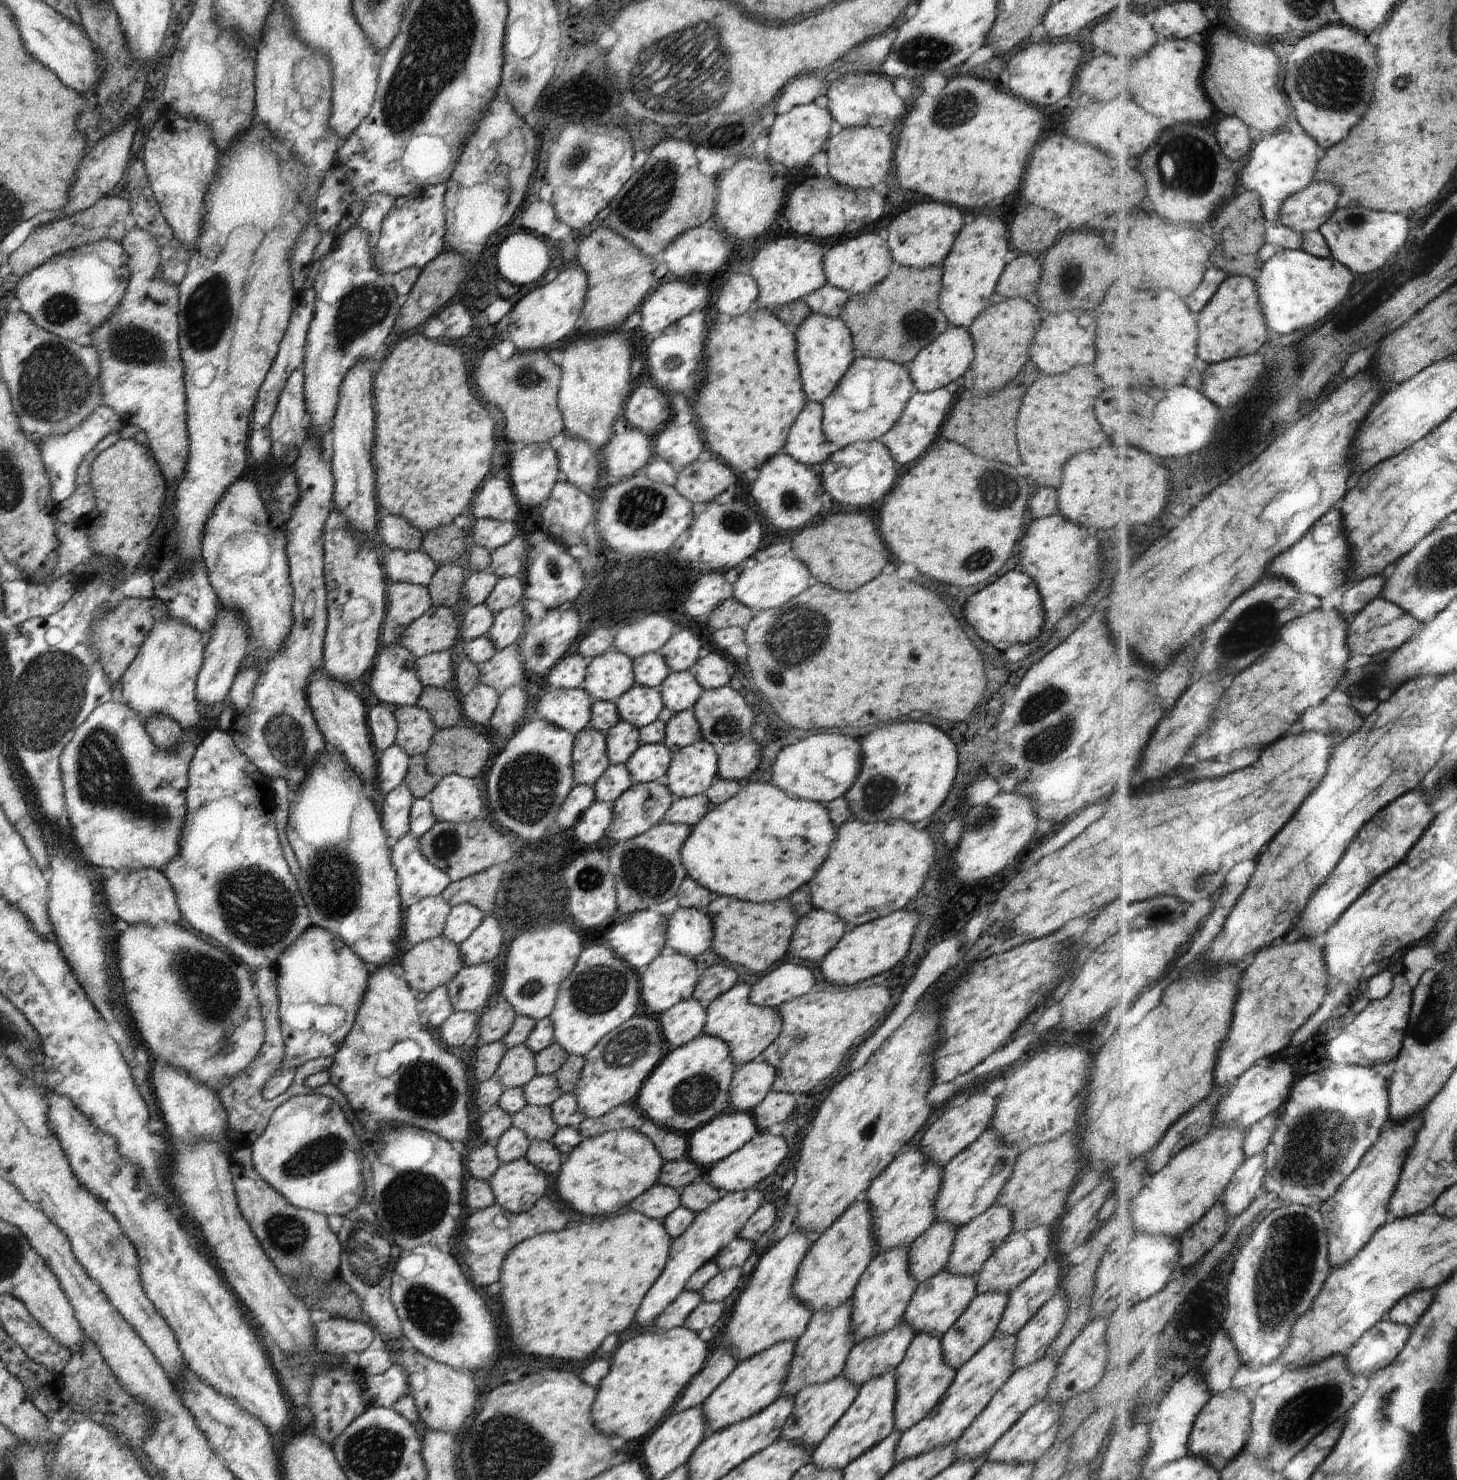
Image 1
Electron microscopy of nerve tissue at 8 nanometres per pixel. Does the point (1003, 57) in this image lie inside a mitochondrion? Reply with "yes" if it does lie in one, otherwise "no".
no

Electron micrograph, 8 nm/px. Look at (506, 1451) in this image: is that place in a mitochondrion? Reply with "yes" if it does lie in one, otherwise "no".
yes

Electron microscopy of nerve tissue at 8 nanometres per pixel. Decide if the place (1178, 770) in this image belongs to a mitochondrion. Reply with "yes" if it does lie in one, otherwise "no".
no

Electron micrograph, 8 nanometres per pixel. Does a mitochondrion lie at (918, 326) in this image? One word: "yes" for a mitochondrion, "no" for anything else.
yes

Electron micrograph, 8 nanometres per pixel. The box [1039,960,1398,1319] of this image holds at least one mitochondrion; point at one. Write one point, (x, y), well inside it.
(1323, 1135)

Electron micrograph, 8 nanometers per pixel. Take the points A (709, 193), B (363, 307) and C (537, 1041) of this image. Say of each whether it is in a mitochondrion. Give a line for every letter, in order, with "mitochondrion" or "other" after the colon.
A: other
B: mitochondrion
C: other

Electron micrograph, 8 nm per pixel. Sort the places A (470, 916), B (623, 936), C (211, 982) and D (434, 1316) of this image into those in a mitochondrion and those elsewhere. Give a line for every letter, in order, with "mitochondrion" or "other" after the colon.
A: other
B: other
C: mitochondrion
D: mitochondrion

